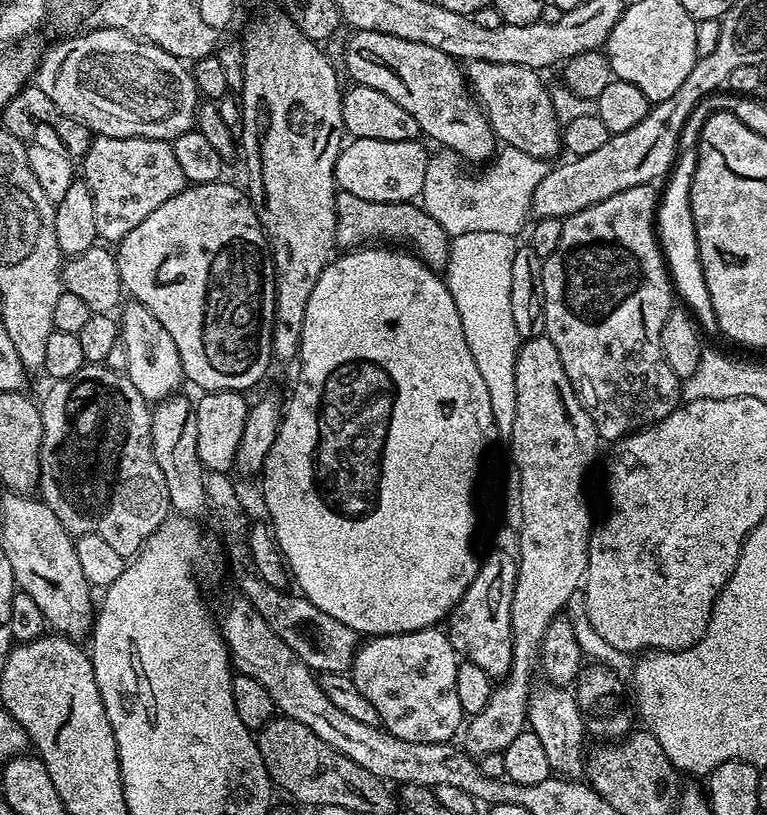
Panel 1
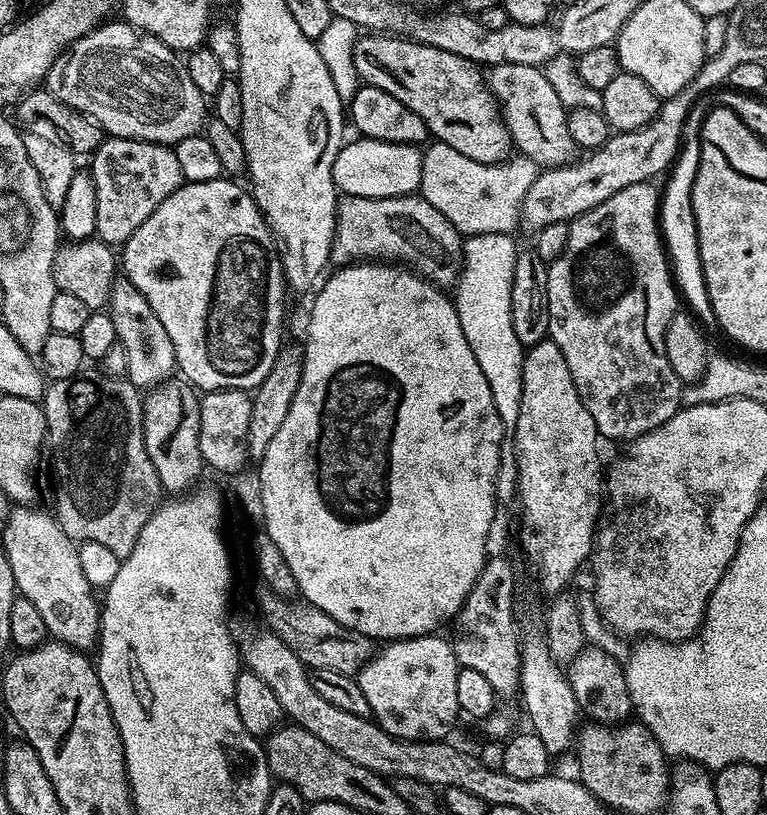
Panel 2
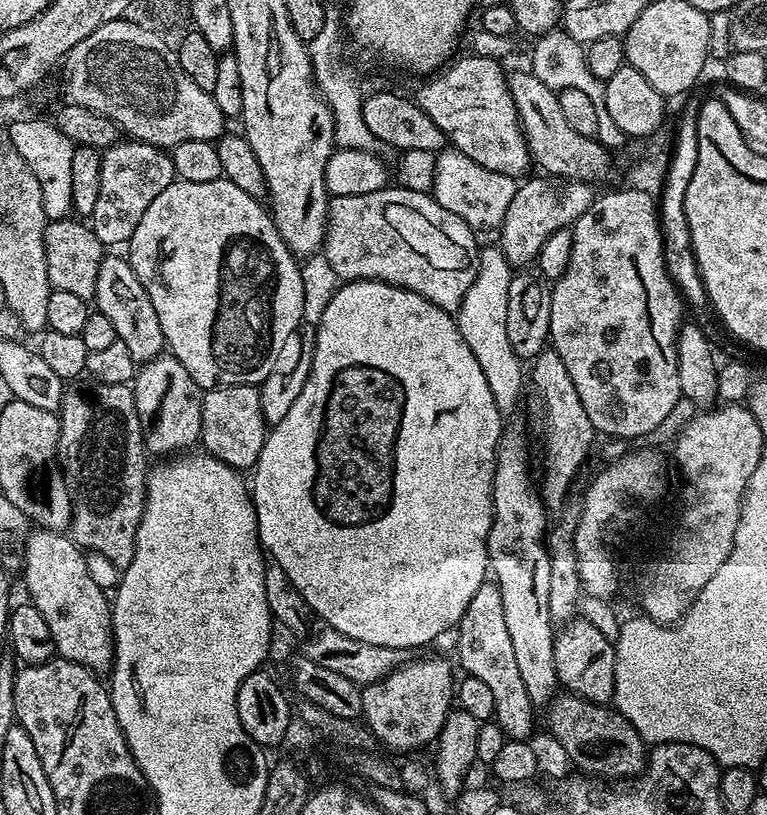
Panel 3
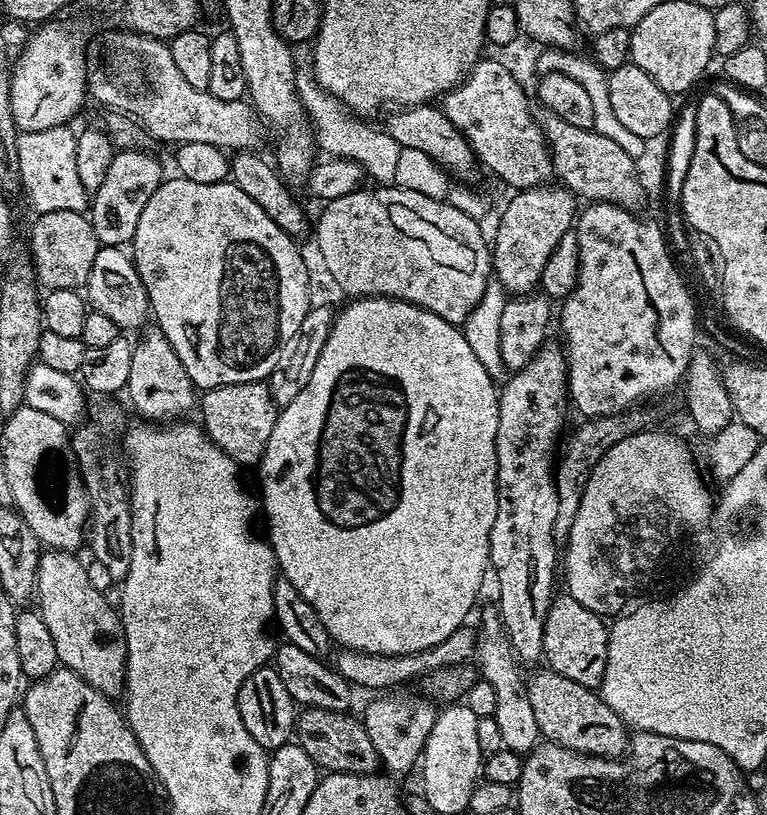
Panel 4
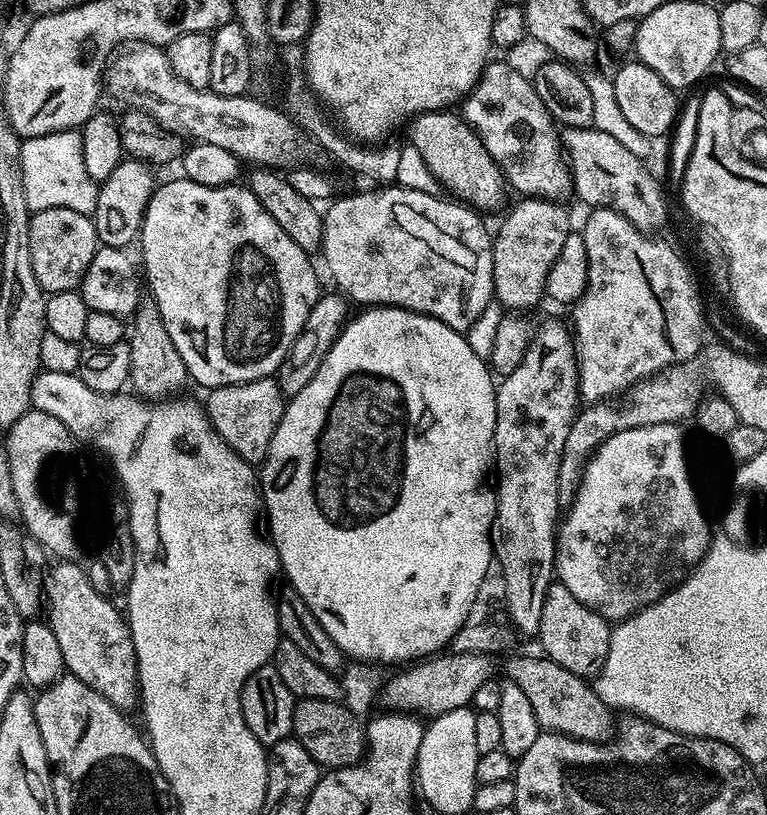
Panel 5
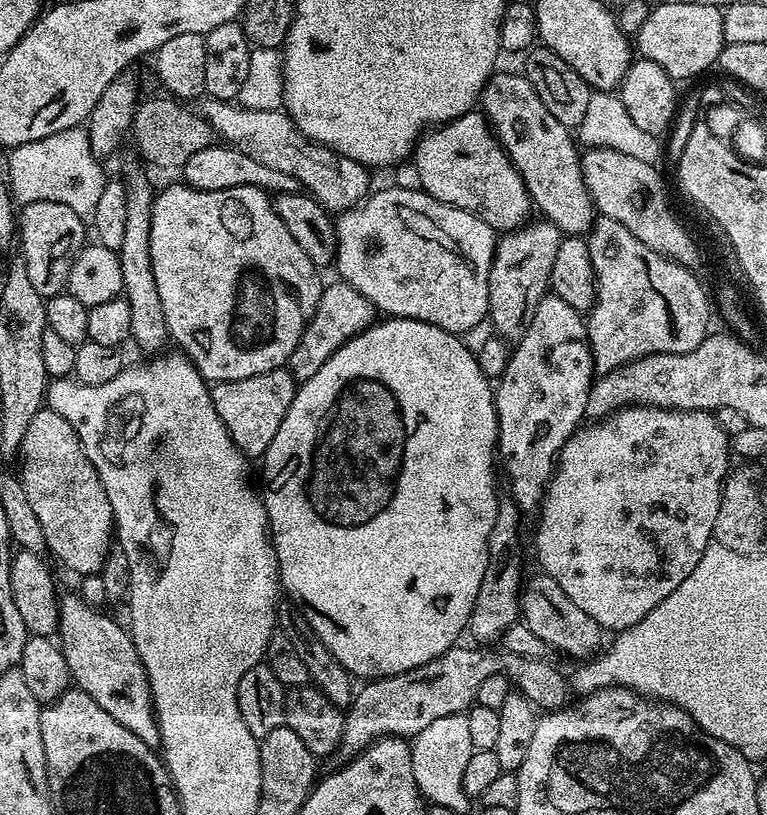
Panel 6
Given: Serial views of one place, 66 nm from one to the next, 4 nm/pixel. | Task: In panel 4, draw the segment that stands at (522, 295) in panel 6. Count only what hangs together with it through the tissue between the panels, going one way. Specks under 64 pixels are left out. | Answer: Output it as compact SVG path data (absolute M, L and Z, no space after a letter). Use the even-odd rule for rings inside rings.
M556 184L521 189L513 196L503 210L492 237L490 255L497 283L503 285L511 295L527 295L539 285L546 259L558 246L559 239L571 231L578 212L578 202L571 192Z

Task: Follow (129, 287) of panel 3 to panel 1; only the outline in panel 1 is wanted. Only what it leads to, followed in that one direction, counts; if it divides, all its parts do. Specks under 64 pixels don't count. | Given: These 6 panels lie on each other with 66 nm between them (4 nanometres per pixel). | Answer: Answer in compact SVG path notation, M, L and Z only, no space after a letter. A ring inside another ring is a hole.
M128 302L123 305L118 316L120 326L120 343L126 350L128 370L126 375L134 386L138 386L138 394L142 394L149 402L167 400L177 391L180 380L185 379L184 367L180 361L178 350L174 346L174 338L166 334L166 326L146 310L144 304Z

